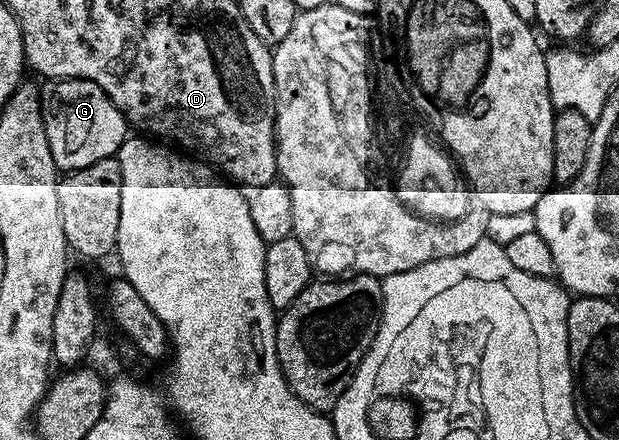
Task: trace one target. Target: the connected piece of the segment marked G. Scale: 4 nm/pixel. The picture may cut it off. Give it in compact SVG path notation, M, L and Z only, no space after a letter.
M57 79L43 84L40 108L50 141L50 153L61 172L71 173L94 165L94 161L113 158L124 144L130 128L124 114L89 79Z

